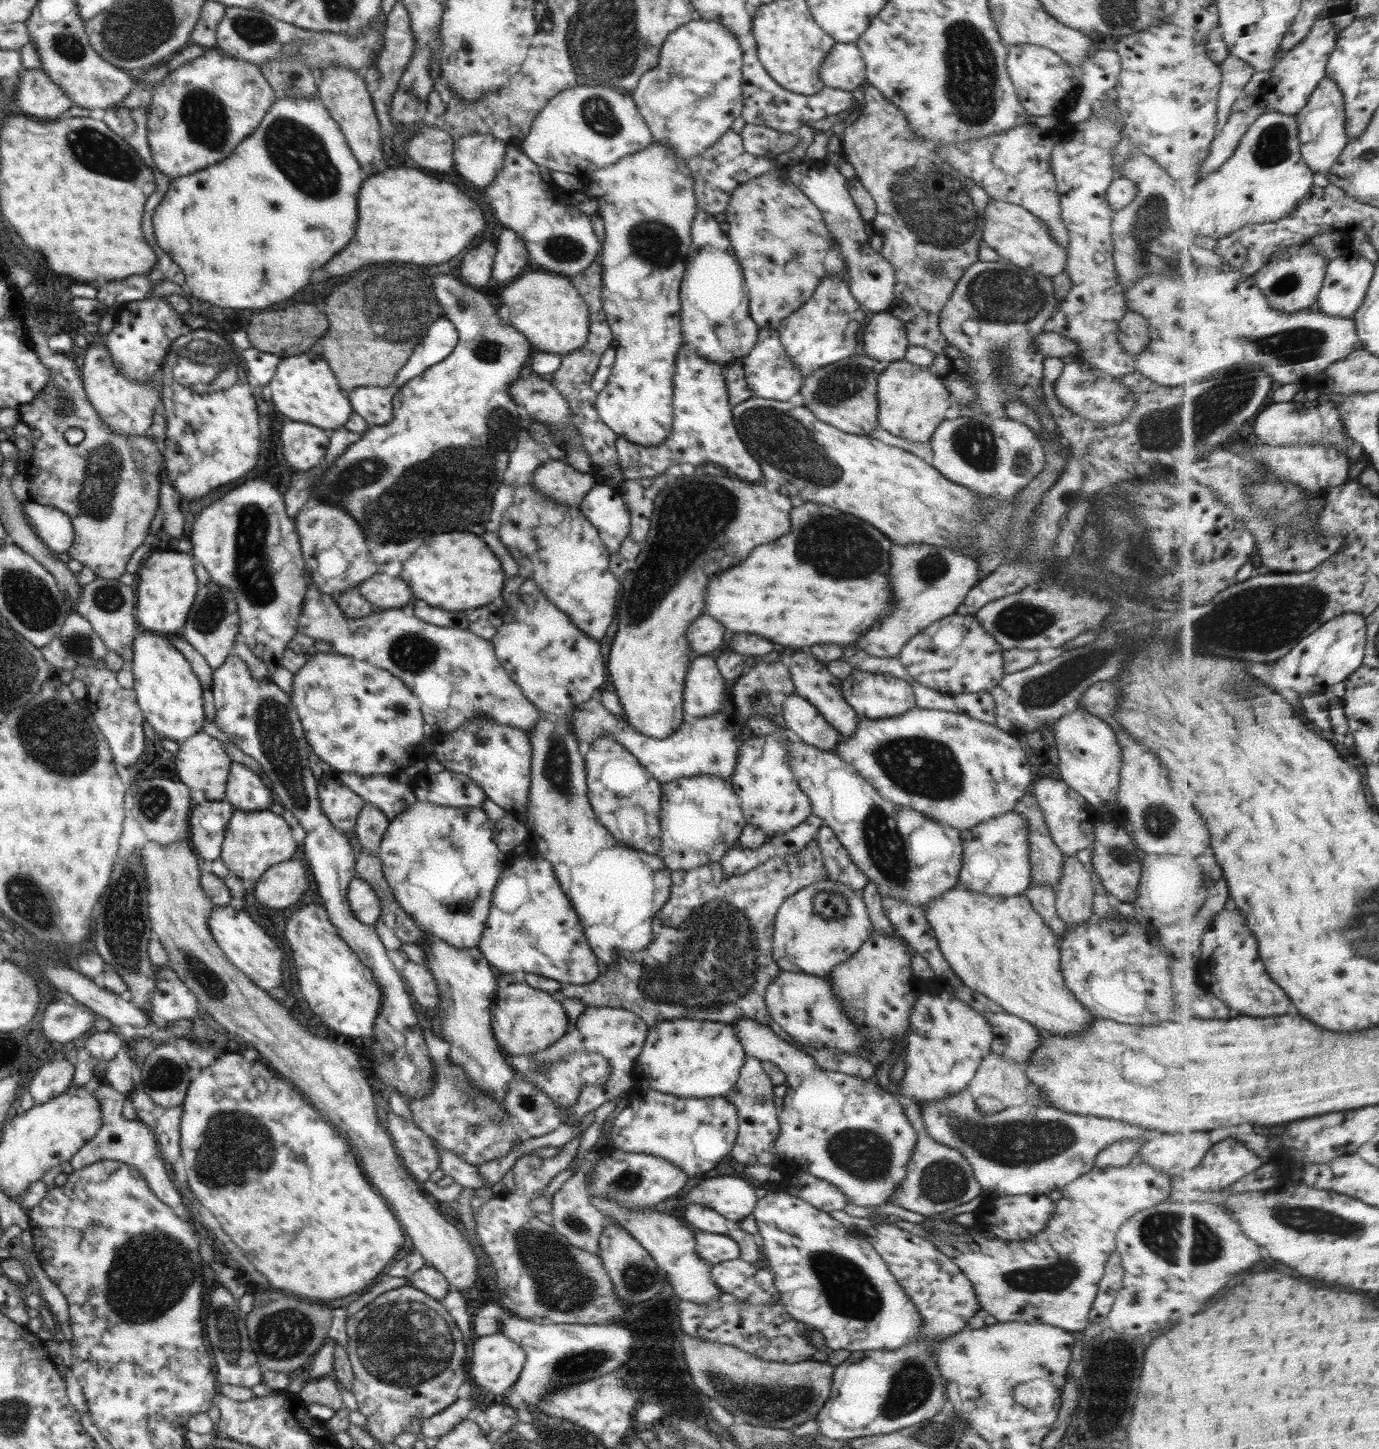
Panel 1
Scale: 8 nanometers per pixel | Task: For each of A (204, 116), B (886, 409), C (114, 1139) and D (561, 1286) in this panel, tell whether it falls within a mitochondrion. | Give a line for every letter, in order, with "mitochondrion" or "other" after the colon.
A: mitochondrion
B: other
C: other
D: mitochondrion

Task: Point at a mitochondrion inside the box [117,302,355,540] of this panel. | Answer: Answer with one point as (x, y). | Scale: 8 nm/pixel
(203, 366)

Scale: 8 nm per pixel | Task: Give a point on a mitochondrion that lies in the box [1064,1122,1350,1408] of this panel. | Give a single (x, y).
(1166, 1233)

